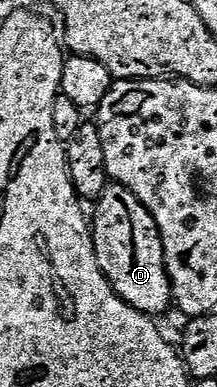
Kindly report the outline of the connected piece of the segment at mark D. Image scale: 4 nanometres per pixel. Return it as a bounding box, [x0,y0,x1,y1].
[91,183,174,318]

